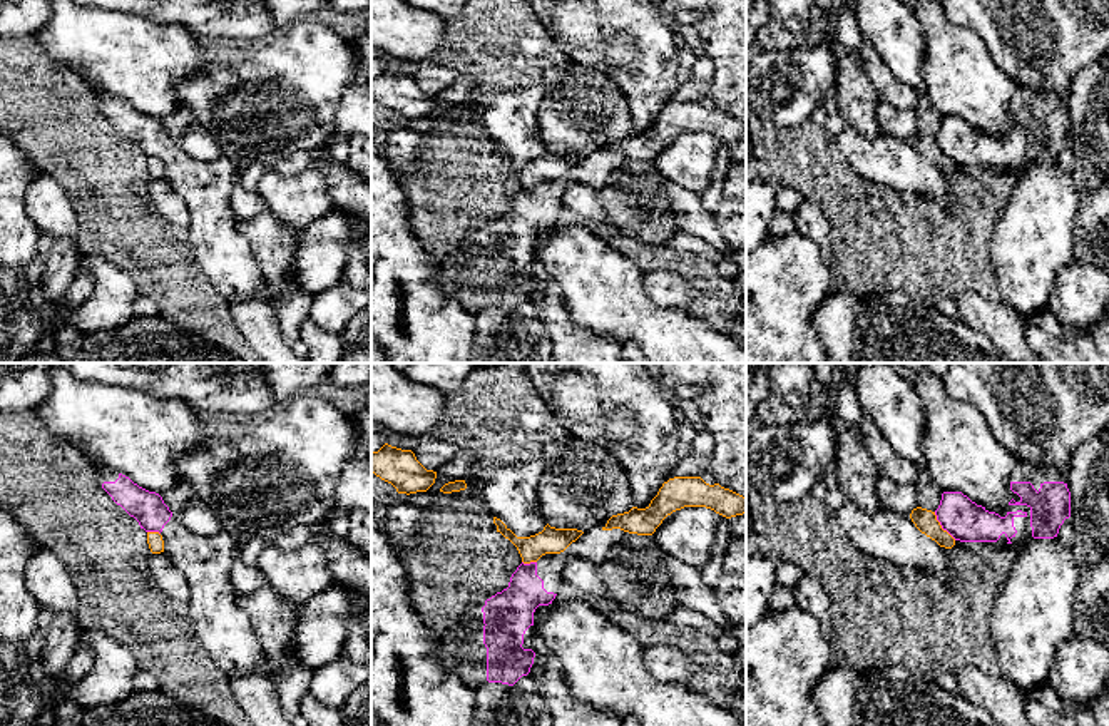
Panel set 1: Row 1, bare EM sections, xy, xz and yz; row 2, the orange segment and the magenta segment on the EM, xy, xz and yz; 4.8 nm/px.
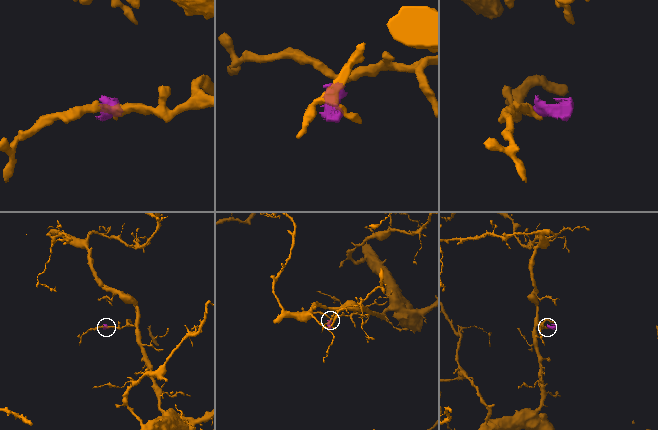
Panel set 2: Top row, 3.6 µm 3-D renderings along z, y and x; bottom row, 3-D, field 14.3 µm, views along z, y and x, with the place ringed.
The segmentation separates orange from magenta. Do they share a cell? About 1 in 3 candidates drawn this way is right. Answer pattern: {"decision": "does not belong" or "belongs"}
{"decision": "does not belong"}

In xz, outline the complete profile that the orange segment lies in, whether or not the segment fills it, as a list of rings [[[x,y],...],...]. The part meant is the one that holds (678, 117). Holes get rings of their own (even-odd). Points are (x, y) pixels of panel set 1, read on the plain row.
[[[674,102],[662,109],[646,134],[612,141],[602,156],[621,154],[629,159],[652,161],[662,146],[684,132],[706,132],[731,144],[746,139],[746,124],[701,102]]]

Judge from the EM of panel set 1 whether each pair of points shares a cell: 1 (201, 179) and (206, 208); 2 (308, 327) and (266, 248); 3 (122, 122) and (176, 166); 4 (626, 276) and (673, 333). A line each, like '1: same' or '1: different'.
1: same
2: different
3: same
4: same

